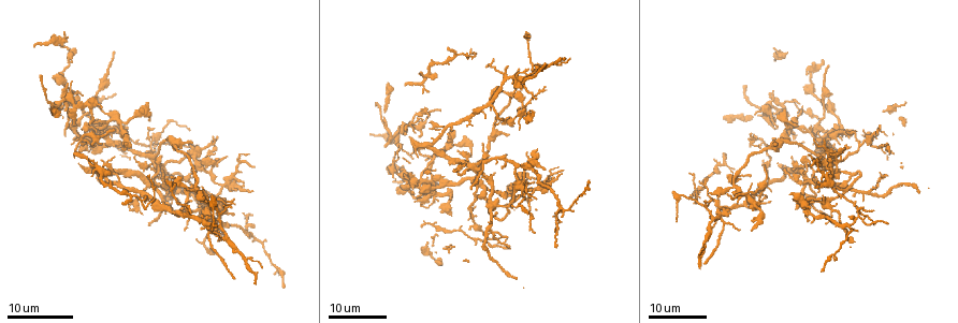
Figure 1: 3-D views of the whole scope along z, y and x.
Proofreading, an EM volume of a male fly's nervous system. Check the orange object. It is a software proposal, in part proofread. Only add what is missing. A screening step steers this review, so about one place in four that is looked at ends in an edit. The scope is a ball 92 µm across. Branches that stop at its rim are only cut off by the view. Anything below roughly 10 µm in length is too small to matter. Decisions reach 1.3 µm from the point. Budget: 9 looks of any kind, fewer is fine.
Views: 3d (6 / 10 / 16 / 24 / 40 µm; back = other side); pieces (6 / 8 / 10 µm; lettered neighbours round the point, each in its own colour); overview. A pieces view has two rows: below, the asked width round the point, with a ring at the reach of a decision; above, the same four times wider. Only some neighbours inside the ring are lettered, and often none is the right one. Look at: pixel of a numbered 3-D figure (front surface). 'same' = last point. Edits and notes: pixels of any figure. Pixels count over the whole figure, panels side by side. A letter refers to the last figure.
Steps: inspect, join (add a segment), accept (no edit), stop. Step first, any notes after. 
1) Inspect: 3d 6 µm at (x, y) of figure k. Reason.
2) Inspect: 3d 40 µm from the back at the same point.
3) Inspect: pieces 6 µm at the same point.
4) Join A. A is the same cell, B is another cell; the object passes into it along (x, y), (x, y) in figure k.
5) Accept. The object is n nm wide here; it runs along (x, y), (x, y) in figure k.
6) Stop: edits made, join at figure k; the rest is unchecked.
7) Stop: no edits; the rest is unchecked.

Inspect: 3d 24 µm at (161, 171) of figure 1. Thin end.

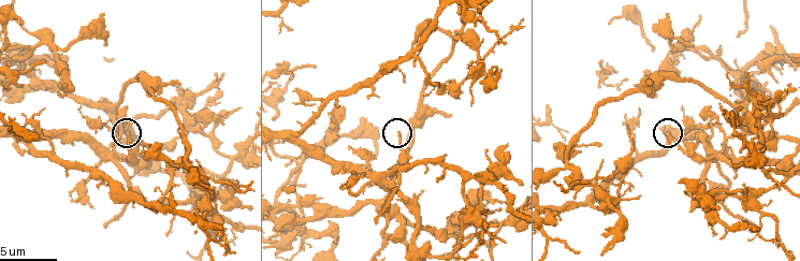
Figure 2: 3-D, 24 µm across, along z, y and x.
Inspect: pieces 6 µm at (667, 133) of figure 2.

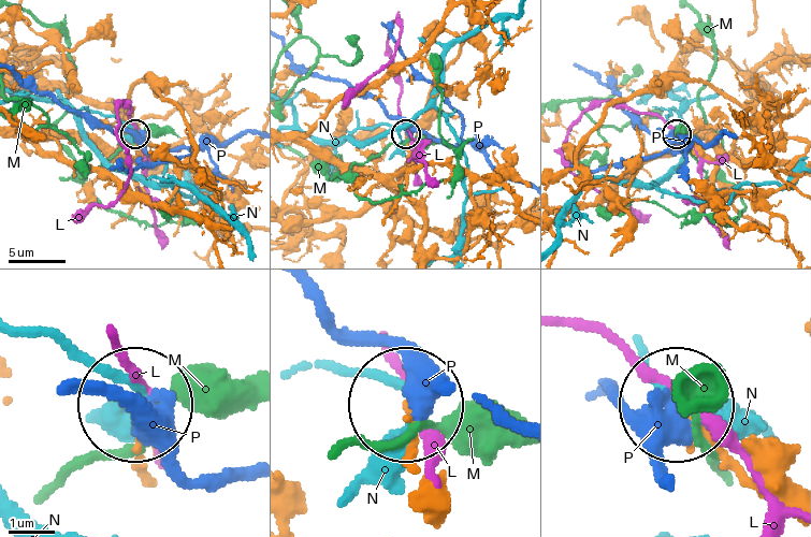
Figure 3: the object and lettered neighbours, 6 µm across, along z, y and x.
Accept. L, M, N and P are other cells; no lettered segment goes on from it.

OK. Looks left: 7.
Inspect: pieces 10 µm at (636, 85) of figure 2. An open end.

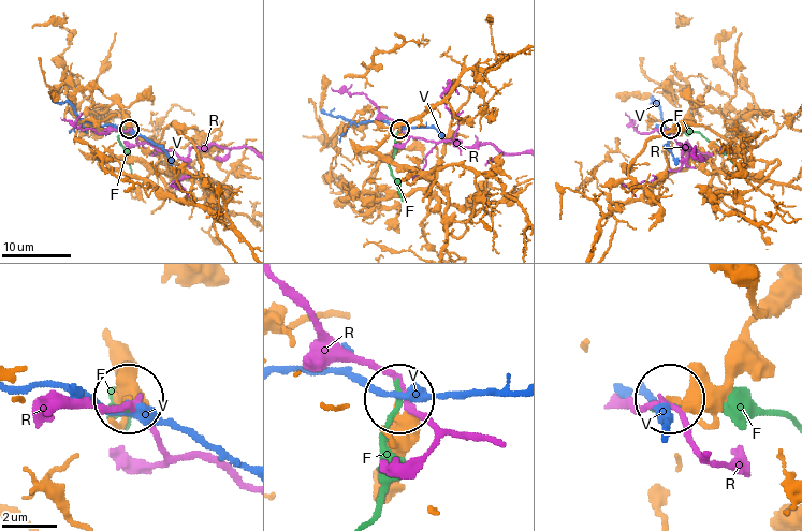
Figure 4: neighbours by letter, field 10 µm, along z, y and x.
Accept. The object is 320 nm wide here; F, R and V are other cells; no lettered segment goes on from it.

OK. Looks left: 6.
Inspect: 3d 10 µm at (691, 45) of figure 2. Branch stops here.

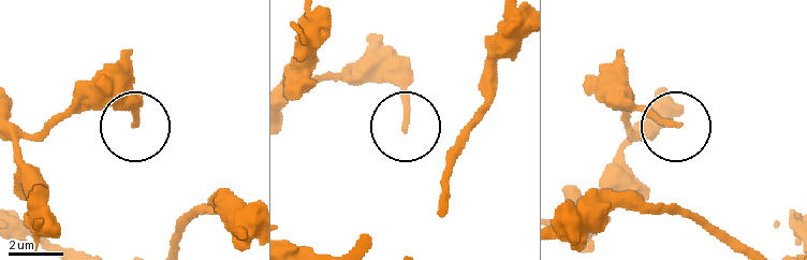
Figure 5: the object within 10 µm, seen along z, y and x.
Inspect: pieces 8 µm at (402, 127) of figure 5. See the neighbours.

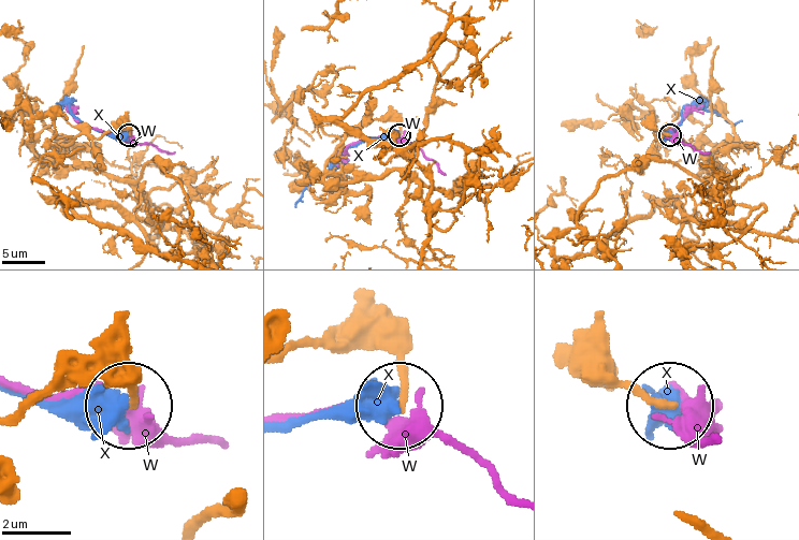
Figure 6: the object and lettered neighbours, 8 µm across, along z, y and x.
Accept. The object is 200 nm wide here; W and X are other cells; it runs along (17, 412), (103, 375), (130, 400) in figure 6; no lettered segment goes on from it.

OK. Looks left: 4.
Inspect: pieces 10 µm at (224, 110) of figure 2. An open end.

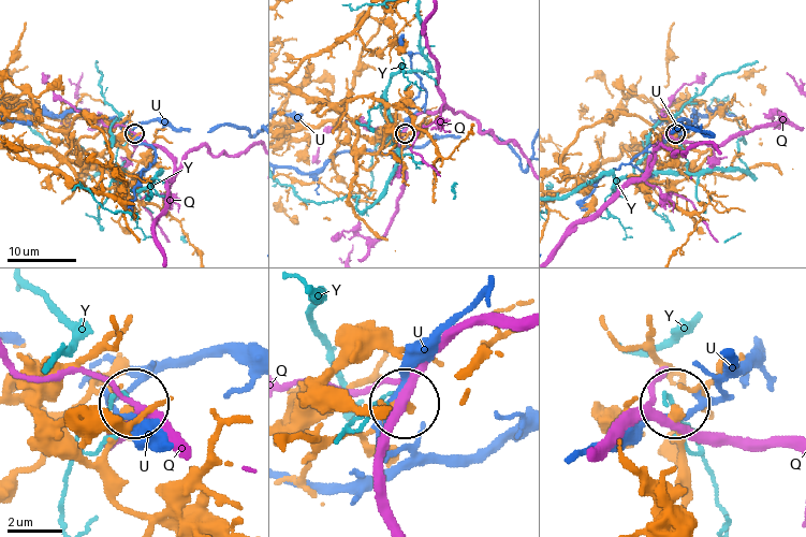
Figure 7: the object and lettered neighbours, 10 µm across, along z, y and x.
Accept. The object is 410 nm wide here; Q, U and Y are other cells; it runs along (665, 438), (679, 456), (675, 405) in figure 7; none of them fits.

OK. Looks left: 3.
Stop: no edits; the rest is unchecked.

